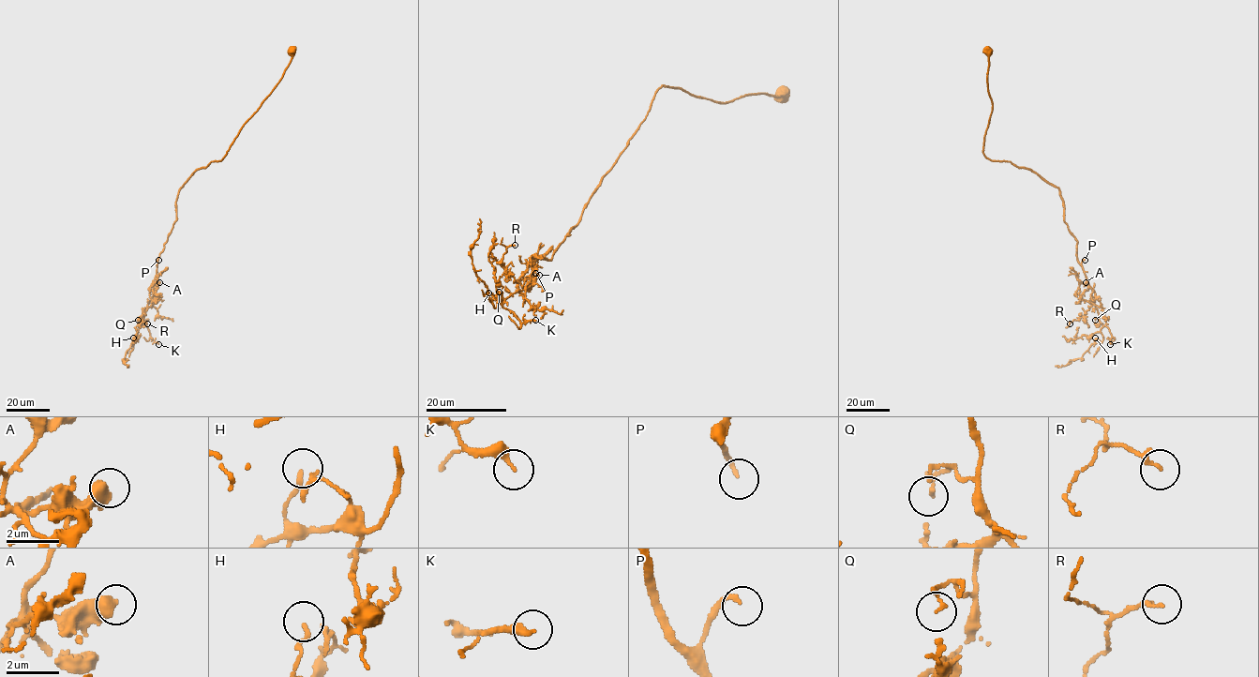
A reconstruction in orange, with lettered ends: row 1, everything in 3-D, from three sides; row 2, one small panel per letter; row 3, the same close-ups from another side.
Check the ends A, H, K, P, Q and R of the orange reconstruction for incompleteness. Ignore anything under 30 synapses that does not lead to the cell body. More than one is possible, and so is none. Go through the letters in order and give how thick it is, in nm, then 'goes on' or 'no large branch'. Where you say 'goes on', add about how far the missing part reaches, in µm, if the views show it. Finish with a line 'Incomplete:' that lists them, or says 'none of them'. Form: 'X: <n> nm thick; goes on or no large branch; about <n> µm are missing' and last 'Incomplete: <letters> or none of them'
A: 600 nm thick; goes on; about 10 µm are missing
H: 170 nm thick; no large branch
K: 280 nm thick; no large branch
P: 160 nm thick; goes on; about 50 µm are missing
Q: 160 nm thick; no large branch
R: 150 nm thick; no large branch
Incomplete: A, P

